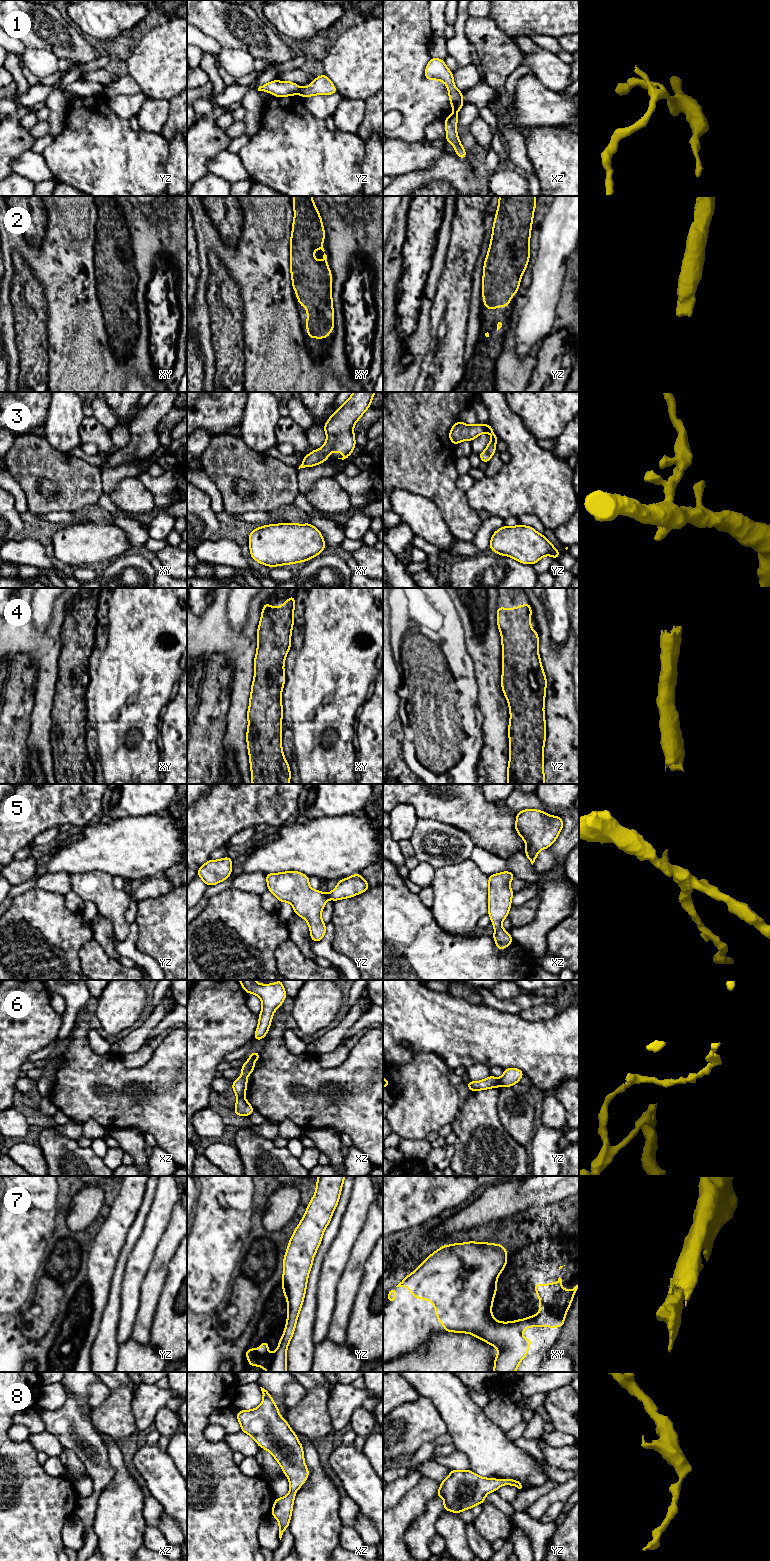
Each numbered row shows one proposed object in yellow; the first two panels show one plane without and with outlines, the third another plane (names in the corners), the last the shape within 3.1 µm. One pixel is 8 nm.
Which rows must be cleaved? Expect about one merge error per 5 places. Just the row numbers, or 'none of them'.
1, 6

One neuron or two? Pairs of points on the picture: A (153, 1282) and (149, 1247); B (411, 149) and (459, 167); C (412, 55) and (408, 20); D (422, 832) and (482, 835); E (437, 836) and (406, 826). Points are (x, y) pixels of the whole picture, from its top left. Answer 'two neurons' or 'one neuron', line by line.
A: two neurons
B: two neurons
C: one neuron
D: two neurons
E: two neurons

